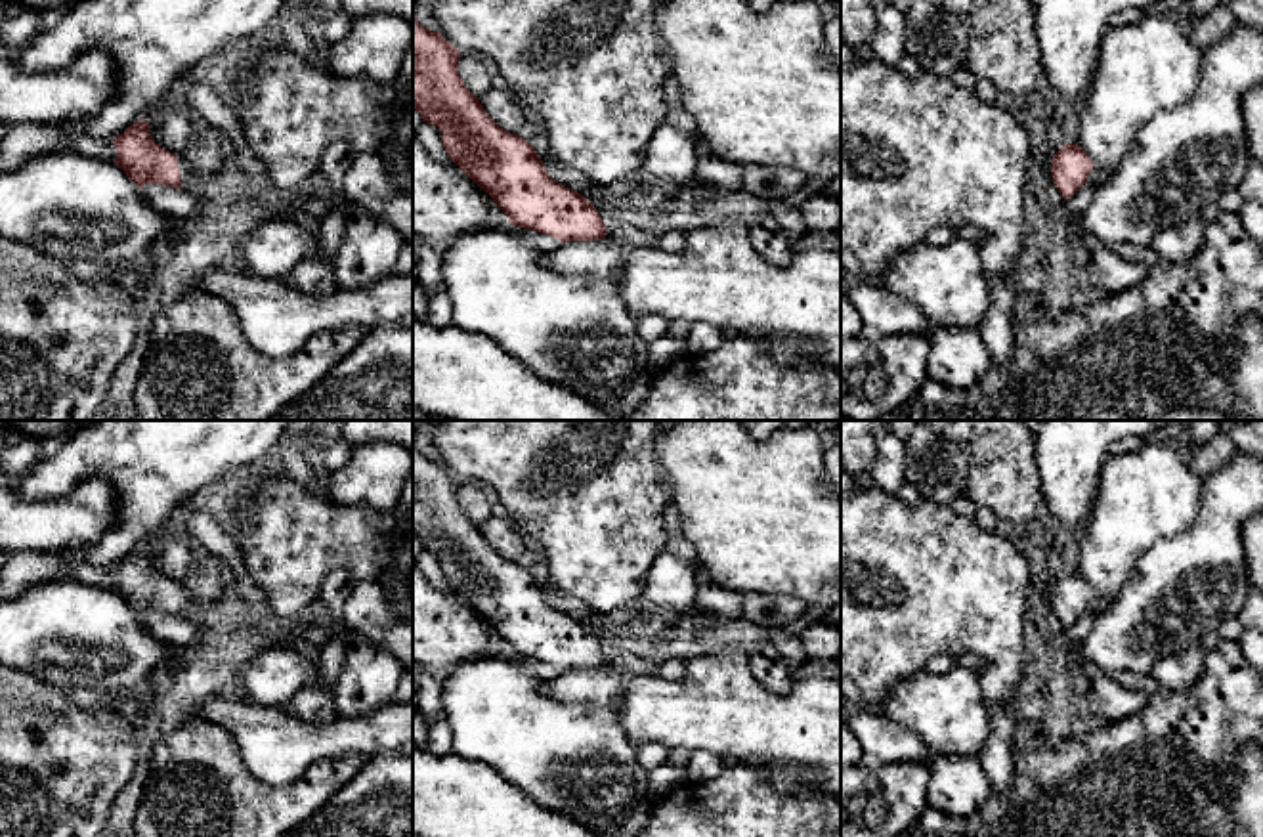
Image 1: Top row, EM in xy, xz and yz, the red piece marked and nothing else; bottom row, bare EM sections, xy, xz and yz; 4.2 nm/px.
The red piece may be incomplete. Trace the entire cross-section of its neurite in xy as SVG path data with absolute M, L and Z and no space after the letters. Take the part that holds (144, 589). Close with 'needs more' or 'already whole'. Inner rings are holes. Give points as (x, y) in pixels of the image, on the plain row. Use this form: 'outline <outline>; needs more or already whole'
outline M138 548L115 568L117 594L143 617L145 612L161 612L174 617L193 619L201 606L185 583L176 583L161 575L149 560L149 550Z; needs more

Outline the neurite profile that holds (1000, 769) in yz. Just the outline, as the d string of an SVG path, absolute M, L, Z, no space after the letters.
M841 472L841 698L858 709L877 709L894 682L923 671L932 657L980 655L986 667L976 675L994 720L978 759L992 791L1007 795L1015 776L1015 701L1024 661L1028 581L1028 560L999 533L957 516L948 504L929 499L910 504L881 487L860 489L854 478Z

